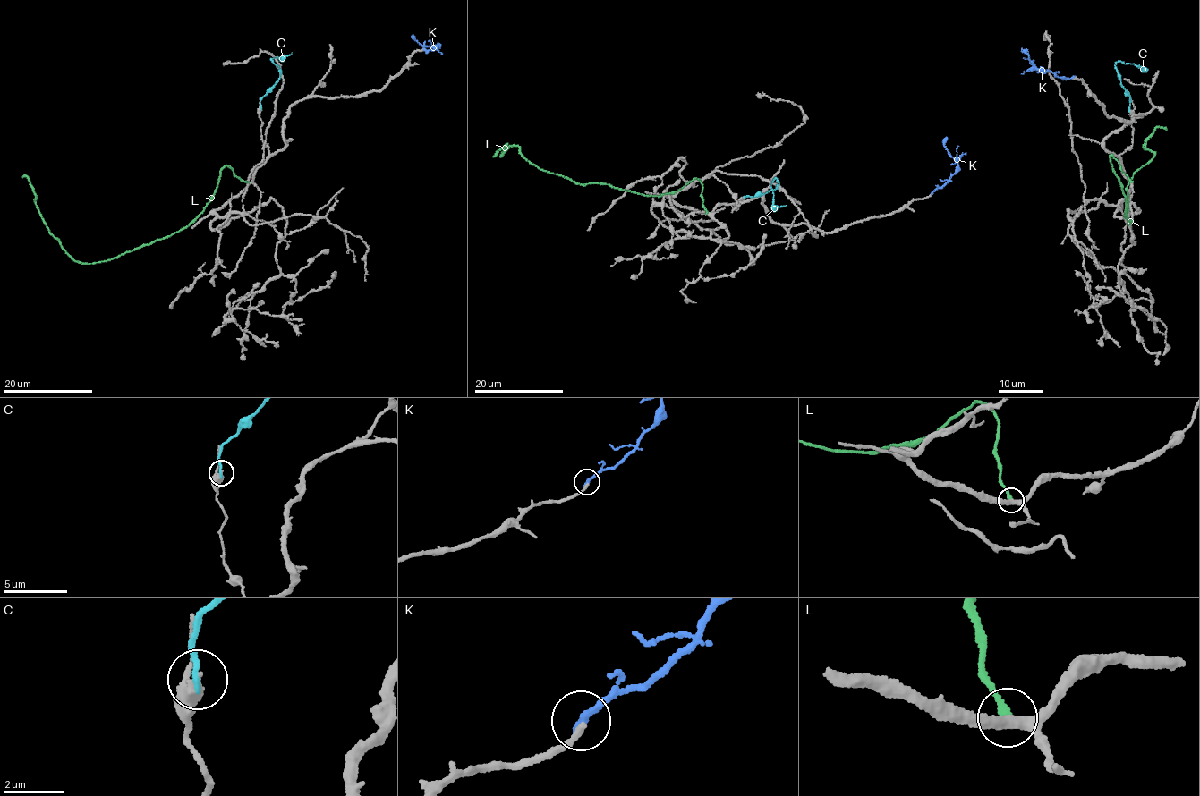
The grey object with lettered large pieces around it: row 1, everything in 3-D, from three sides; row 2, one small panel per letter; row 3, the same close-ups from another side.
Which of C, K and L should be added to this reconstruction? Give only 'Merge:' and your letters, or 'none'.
Merge: none

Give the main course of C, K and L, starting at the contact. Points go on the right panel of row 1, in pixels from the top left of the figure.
C: (1128, 109), (1130, 96), (1119, 80), (1115, 64), (1118, 62), (1136, 64), (1141, 68), (1139, 64)
K: (1071, 78), (1060, 78), (1034, 68), (1021, 47)
L: (1131, 182), (1110, 156), (1128, 225), (1127, 182), (1153, 156), (1147, 137), (1157, 127), (1167, 130)

